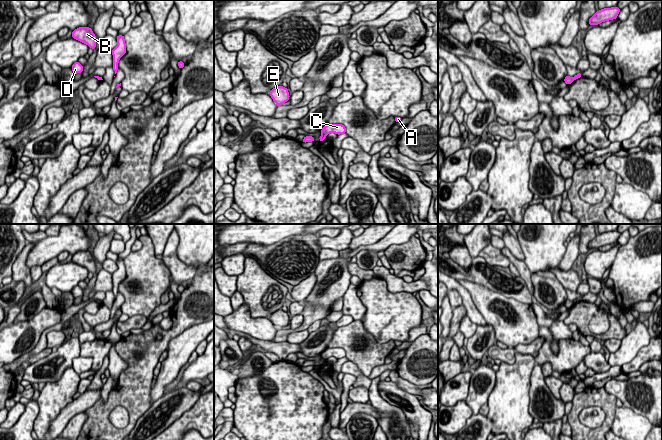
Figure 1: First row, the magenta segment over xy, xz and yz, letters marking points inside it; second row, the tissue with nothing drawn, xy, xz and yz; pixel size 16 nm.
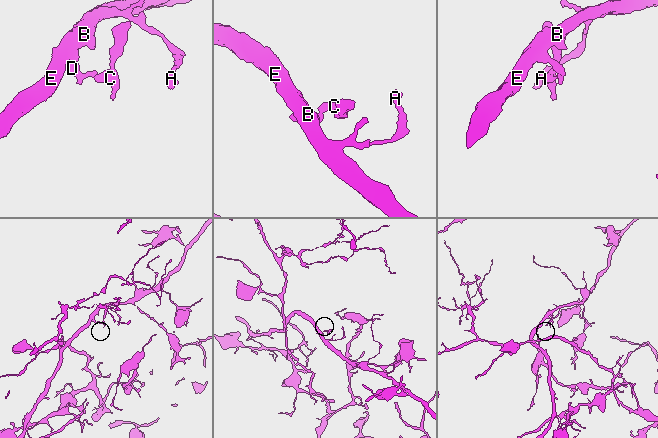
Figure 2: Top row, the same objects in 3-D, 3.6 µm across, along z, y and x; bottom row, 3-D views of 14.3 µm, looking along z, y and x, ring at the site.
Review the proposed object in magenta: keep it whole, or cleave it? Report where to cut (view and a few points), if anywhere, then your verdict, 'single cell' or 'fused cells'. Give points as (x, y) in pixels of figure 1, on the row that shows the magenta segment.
cut xz (322, 133), (325, 135); fused cells

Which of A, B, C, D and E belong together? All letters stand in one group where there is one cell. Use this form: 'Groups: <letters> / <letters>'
Groups: A B D E / C

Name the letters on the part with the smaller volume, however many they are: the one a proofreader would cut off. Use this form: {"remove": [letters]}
{"remove": ["C"]}

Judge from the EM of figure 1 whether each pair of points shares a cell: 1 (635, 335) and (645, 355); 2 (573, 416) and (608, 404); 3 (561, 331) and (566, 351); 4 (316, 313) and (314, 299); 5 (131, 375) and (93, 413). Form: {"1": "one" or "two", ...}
{"1": "two", "2": "one", "3": "two", "4": "two", "5": "one"}

